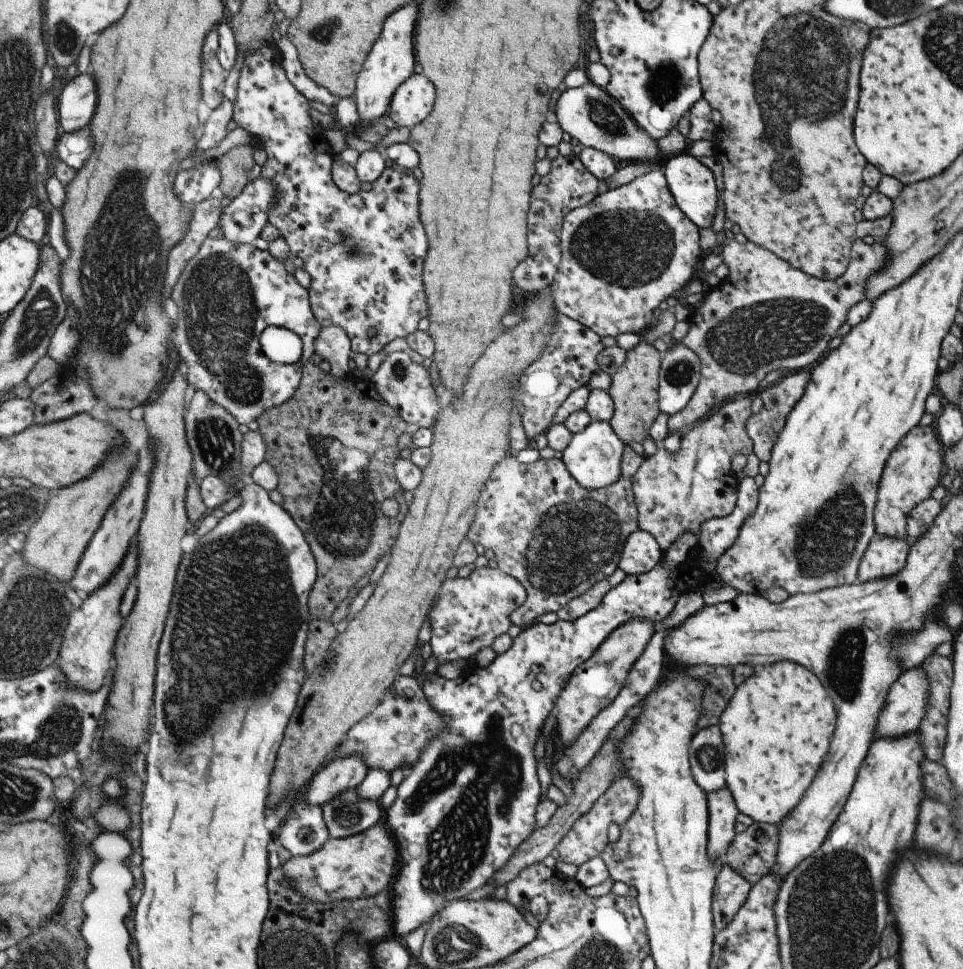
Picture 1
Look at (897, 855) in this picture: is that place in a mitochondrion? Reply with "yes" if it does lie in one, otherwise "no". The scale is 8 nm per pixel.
no

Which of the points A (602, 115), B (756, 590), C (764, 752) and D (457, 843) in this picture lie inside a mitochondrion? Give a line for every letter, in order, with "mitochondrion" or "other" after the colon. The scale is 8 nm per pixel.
A: mitochondrion
B: other
C: other
D: mitochondrion

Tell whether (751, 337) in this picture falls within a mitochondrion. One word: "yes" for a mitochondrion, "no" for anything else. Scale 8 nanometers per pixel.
yes

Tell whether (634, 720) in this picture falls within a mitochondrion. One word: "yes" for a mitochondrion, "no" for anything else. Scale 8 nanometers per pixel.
no

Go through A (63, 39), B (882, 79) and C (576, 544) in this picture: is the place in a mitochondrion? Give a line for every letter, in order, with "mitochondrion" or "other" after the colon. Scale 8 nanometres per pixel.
A: mitochondrion
B: other
C: mitochondrion

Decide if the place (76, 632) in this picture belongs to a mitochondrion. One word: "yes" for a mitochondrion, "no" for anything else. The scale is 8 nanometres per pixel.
yes

